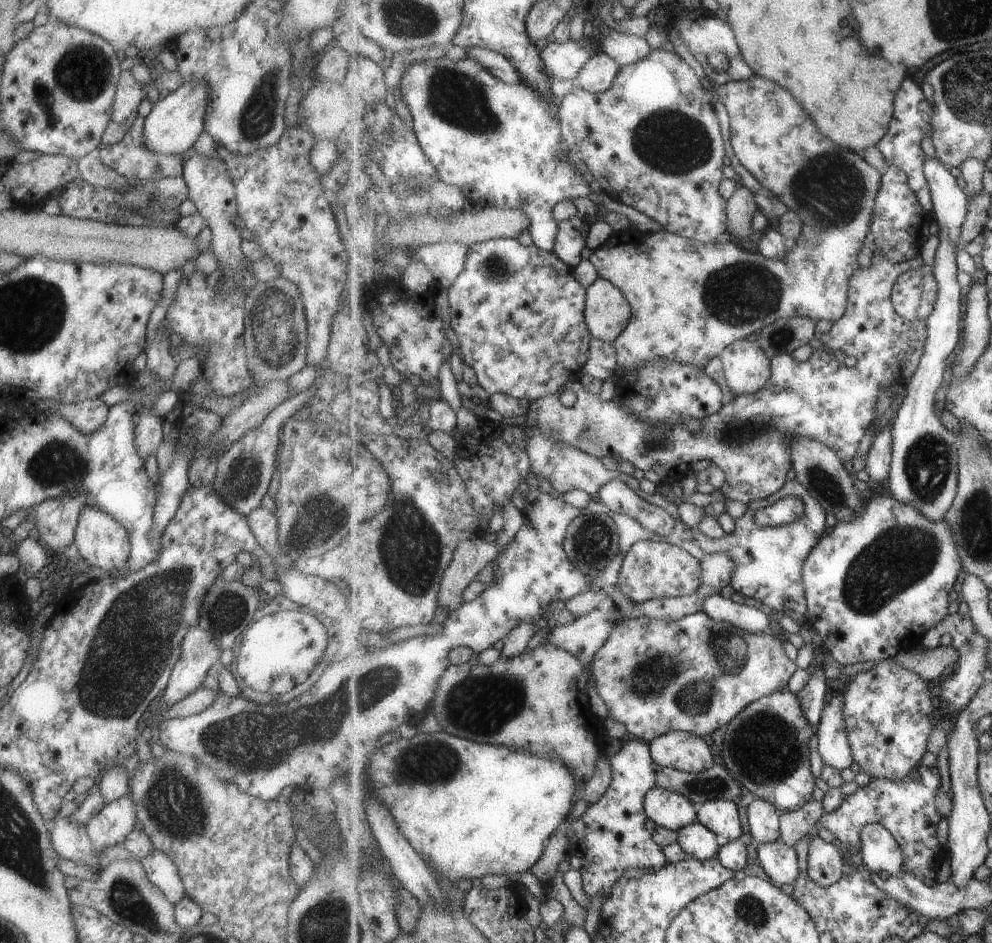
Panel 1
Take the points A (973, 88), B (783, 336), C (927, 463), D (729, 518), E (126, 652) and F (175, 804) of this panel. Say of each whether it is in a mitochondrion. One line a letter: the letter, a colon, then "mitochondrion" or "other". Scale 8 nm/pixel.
A: mitochondrion
B: mitochondrion
C: mitochondrion
D: other
E: mitochondrion
F: mitochondrion

